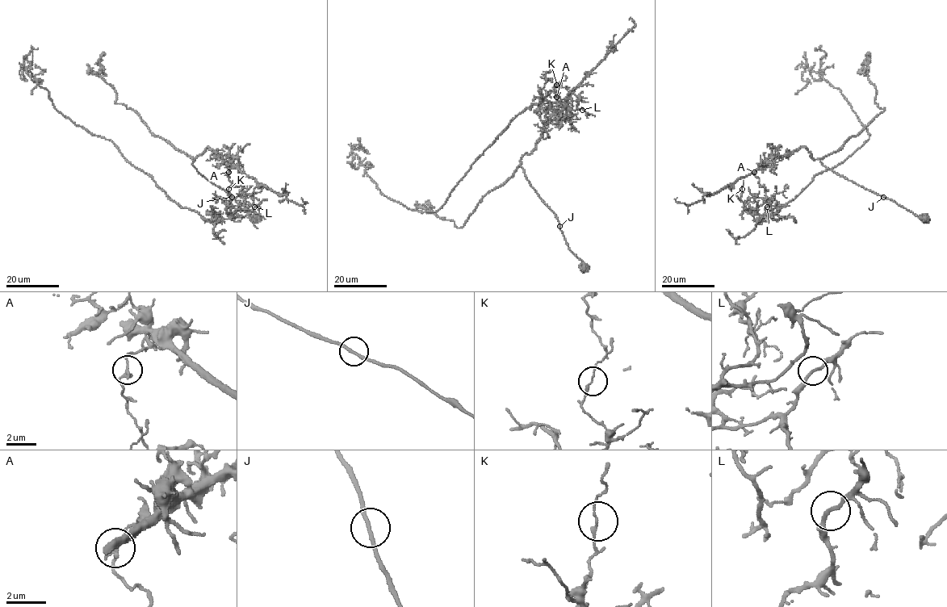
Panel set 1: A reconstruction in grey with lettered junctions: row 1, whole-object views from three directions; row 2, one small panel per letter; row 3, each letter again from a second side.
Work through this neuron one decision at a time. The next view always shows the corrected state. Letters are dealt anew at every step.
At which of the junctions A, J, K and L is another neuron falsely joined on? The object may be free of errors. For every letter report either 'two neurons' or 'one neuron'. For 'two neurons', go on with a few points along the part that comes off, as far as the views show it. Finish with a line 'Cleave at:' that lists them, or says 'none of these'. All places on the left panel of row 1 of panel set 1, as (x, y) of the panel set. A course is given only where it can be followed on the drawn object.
A: two neurons; course (228, 172), (245, 203), (228, 219), (182, 207), (59, 111), (31, 72), (21, 78), (38, 48)
J: one neuron
K: one neuron
L: one neuron
Cleave at: A

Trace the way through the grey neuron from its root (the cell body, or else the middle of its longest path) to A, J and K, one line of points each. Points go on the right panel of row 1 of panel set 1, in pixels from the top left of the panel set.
A: (924, 219), (826, 168), (804, 148), (774, 157), (754, 172)
J: (924, 219), (883, 197)
K: (924, 219), (826, 168), (804, 148), (774, 157), (756, 170), (767, 197), (756, 214), (745, 209), (742, 189)

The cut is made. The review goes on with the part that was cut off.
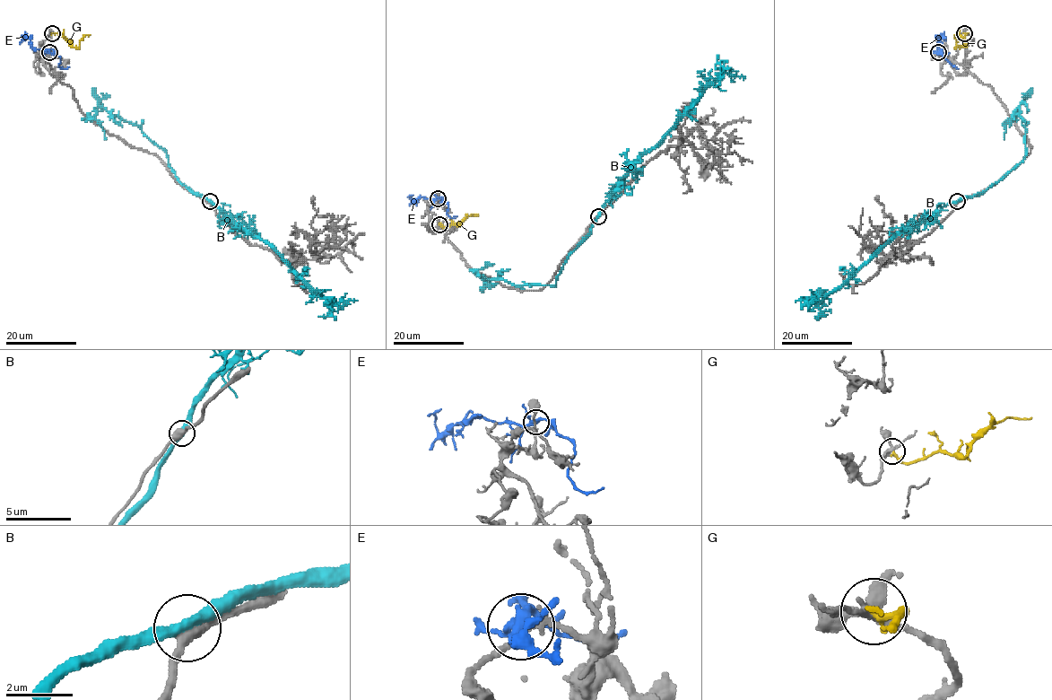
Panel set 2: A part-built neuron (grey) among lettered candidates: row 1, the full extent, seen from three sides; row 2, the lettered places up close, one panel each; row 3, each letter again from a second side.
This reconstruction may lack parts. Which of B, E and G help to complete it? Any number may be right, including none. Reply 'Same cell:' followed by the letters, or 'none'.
Same cell: none

